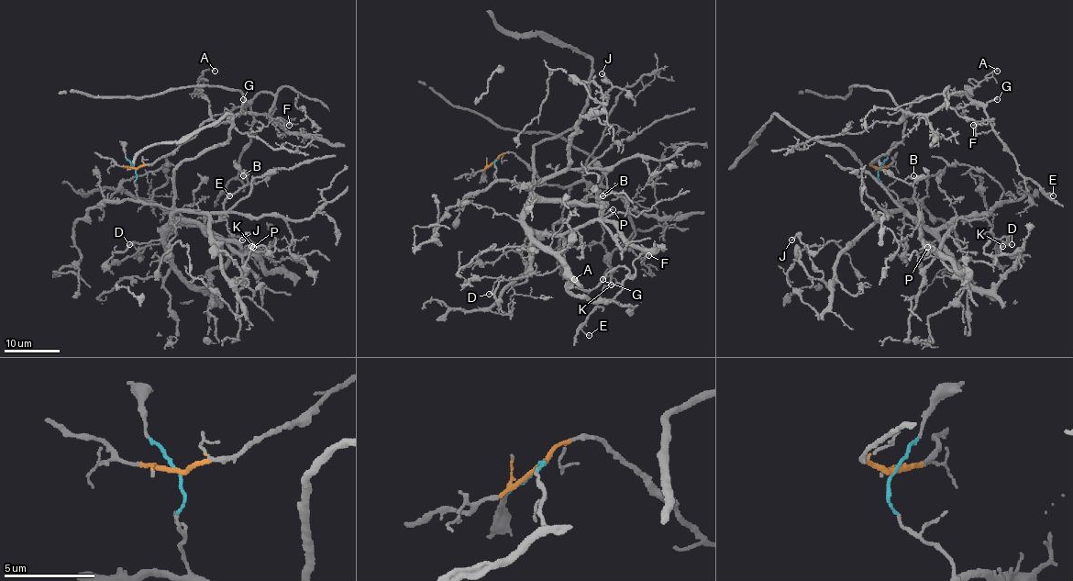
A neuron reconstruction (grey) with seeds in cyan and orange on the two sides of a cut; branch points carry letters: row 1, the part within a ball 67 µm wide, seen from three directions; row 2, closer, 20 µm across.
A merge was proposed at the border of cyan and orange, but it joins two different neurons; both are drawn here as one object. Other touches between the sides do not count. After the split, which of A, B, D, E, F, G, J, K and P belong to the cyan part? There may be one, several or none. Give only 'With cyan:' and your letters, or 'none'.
With cyan: B, D, J, K, P

